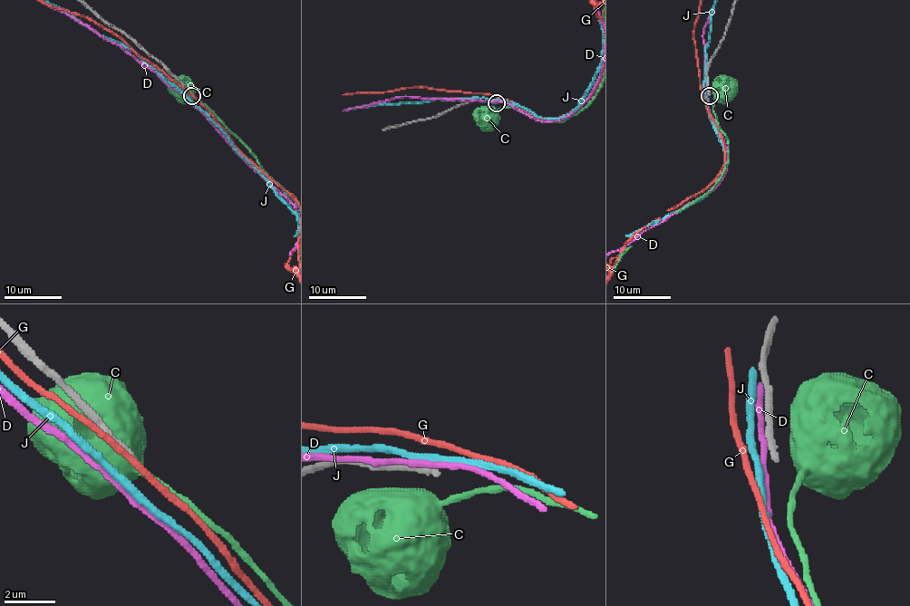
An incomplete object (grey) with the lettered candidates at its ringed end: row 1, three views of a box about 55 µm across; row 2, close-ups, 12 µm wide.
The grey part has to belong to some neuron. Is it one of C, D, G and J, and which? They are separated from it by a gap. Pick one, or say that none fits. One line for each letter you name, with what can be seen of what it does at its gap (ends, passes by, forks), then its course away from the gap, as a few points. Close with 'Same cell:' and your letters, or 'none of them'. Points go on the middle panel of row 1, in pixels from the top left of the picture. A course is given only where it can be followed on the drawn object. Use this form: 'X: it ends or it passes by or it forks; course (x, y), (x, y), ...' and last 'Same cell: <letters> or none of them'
Same cell: none of them

